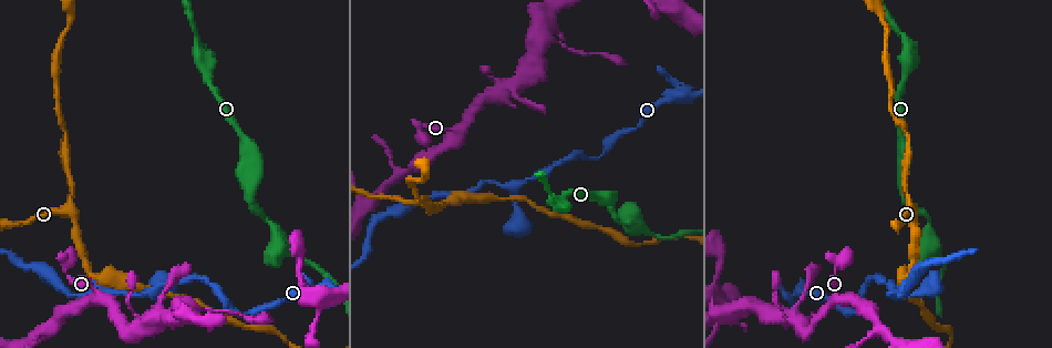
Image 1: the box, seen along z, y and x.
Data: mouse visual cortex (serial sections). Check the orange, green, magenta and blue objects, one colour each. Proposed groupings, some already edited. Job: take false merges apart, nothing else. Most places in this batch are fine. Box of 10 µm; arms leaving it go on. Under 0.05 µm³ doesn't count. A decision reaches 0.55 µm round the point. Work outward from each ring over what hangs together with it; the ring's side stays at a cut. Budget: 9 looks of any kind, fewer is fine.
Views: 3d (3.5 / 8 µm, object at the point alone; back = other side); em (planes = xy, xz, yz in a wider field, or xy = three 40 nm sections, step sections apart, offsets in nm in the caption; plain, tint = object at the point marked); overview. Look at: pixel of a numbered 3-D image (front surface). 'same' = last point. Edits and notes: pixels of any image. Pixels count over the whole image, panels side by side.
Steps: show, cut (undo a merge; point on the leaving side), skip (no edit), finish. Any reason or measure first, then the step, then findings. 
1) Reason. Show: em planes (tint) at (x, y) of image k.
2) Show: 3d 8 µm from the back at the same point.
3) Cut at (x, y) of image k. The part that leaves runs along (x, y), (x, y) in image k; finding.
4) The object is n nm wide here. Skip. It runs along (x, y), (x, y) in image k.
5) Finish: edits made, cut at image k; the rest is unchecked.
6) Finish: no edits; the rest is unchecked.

Sudden change in width. Show: 3d 3.5 µm at (196, 42) of image 1.

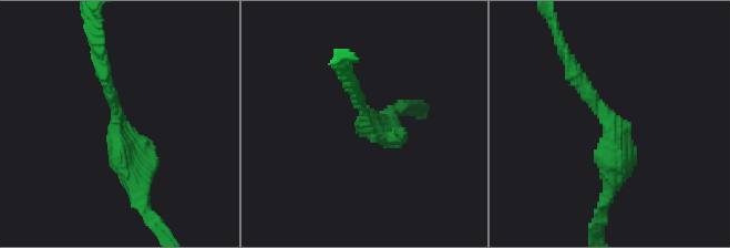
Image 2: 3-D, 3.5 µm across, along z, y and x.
The arms are 200, 300 nm wide. Show: em xy step 2 (tint) at (612, 125) of image 2.

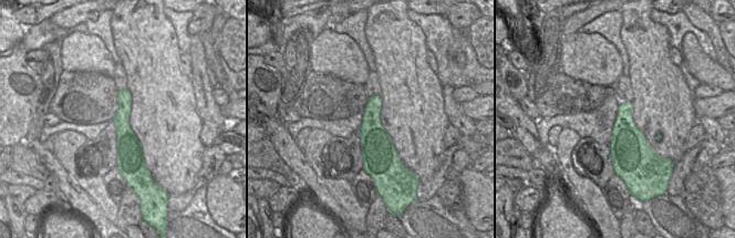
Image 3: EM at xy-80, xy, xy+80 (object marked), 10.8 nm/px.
Show: em xy step 5 (tint) at the same point.

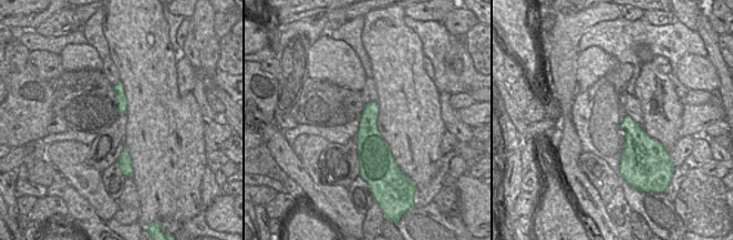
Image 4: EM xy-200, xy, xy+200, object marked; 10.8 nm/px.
Skip. It runs along (137, 195), (100, 63) in image 2; one cell here.

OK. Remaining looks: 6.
Sudden change in width. Show: 3d 3.5 µm at (254, 184) of image 1.

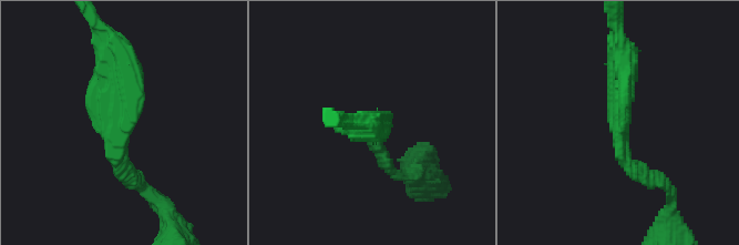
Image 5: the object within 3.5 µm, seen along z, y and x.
Shape alone is not enough. Show: em xy step 3 (tint) at (121, 121) of image 5.

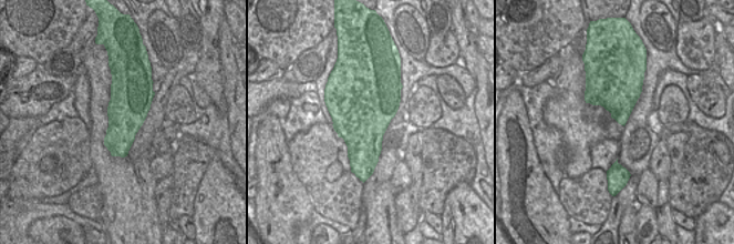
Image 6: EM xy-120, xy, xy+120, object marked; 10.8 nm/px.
Another direction. Show: em xy step 2 (tint) at the same point.

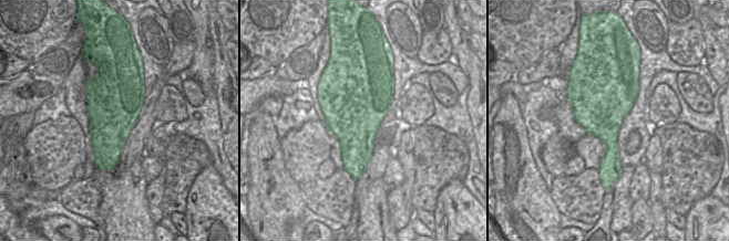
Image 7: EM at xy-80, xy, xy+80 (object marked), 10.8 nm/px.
The object is 750 nm wide here. Skip. It runs along (622, 51), (619, 143), (650, 181) in image 5; one cell here.

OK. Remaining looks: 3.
Sharp bend. Show: 3d 3.5 µm from the back at (590, 159) of image 1.

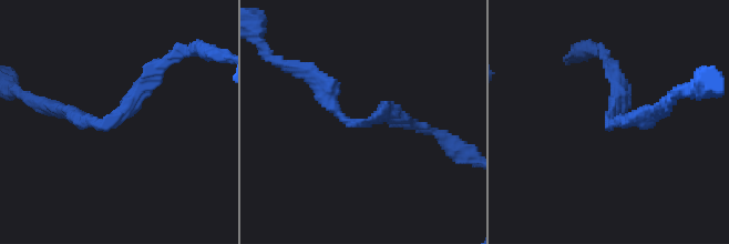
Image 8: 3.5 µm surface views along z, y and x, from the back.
The arms are 250, 250 nm wide. Show: em xy step 5 (tint) at (113, 120) of image 8.

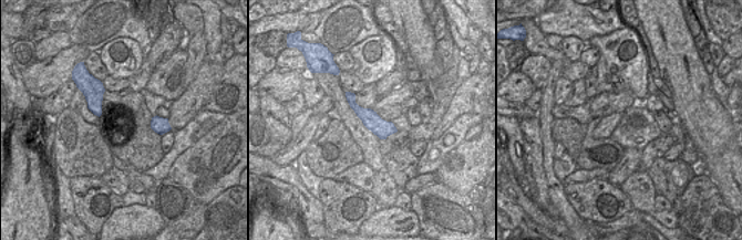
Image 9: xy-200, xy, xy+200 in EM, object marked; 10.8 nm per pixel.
Skip. Continuous, no second cell.

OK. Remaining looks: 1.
Finish: no edits; the rest is unchecked.

